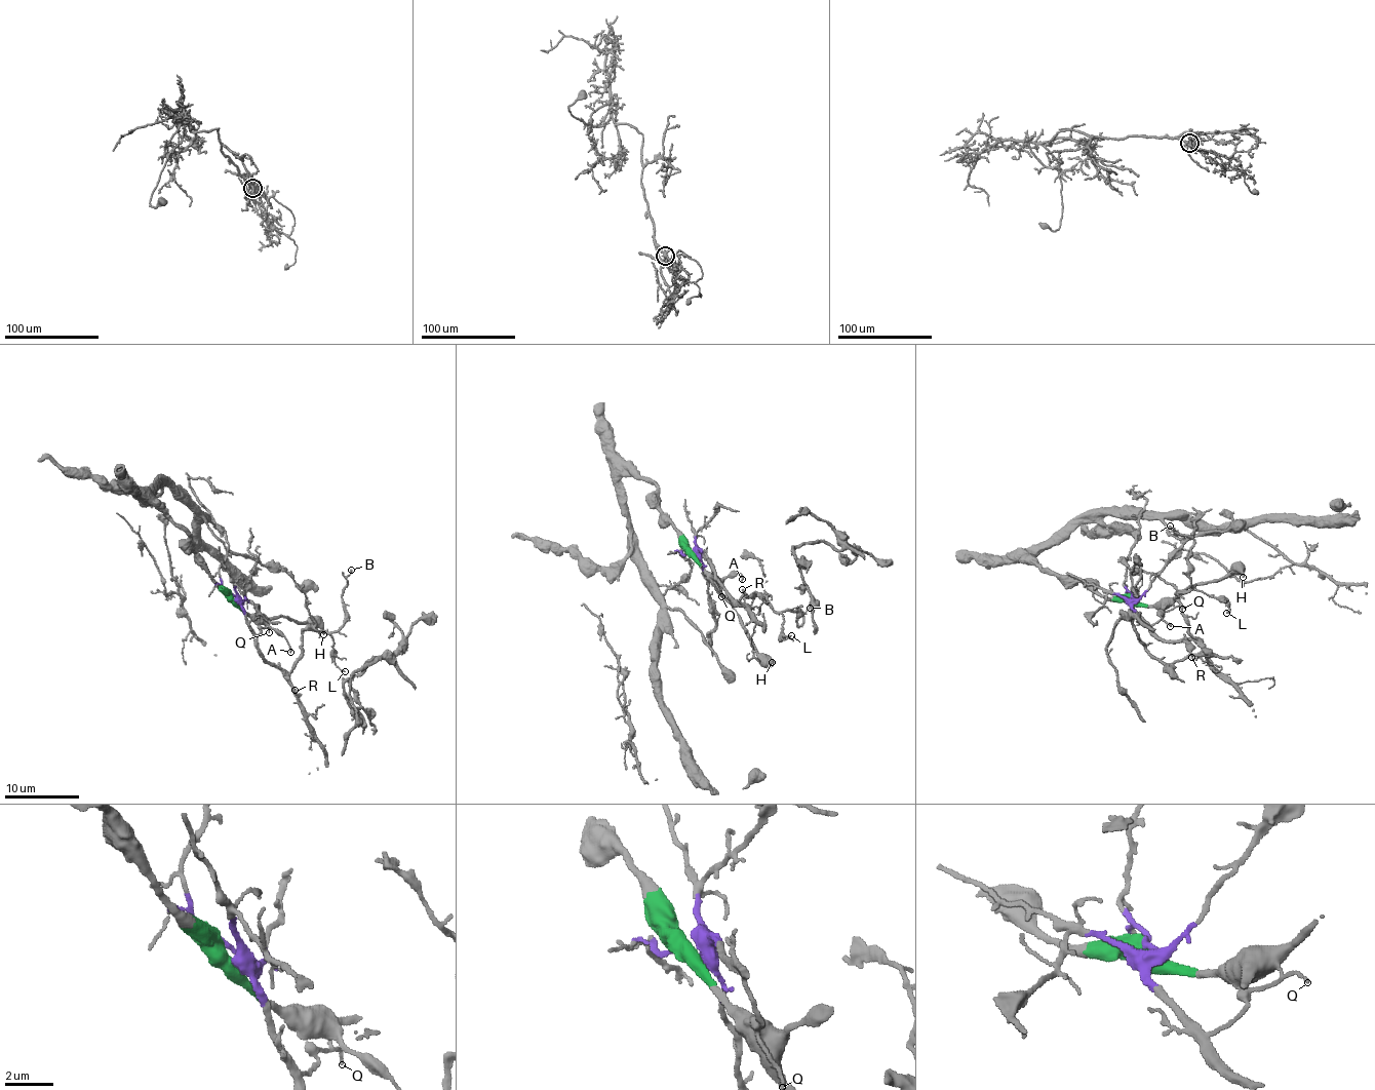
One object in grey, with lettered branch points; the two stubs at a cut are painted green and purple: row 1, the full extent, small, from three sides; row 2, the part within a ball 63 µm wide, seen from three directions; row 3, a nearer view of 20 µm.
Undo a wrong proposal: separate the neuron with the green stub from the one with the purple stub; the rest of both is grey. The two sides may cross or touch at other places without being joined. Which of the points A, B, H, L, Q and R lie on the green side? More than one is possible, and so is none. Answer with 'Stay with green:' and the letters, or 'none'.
Stay with green: A, H

